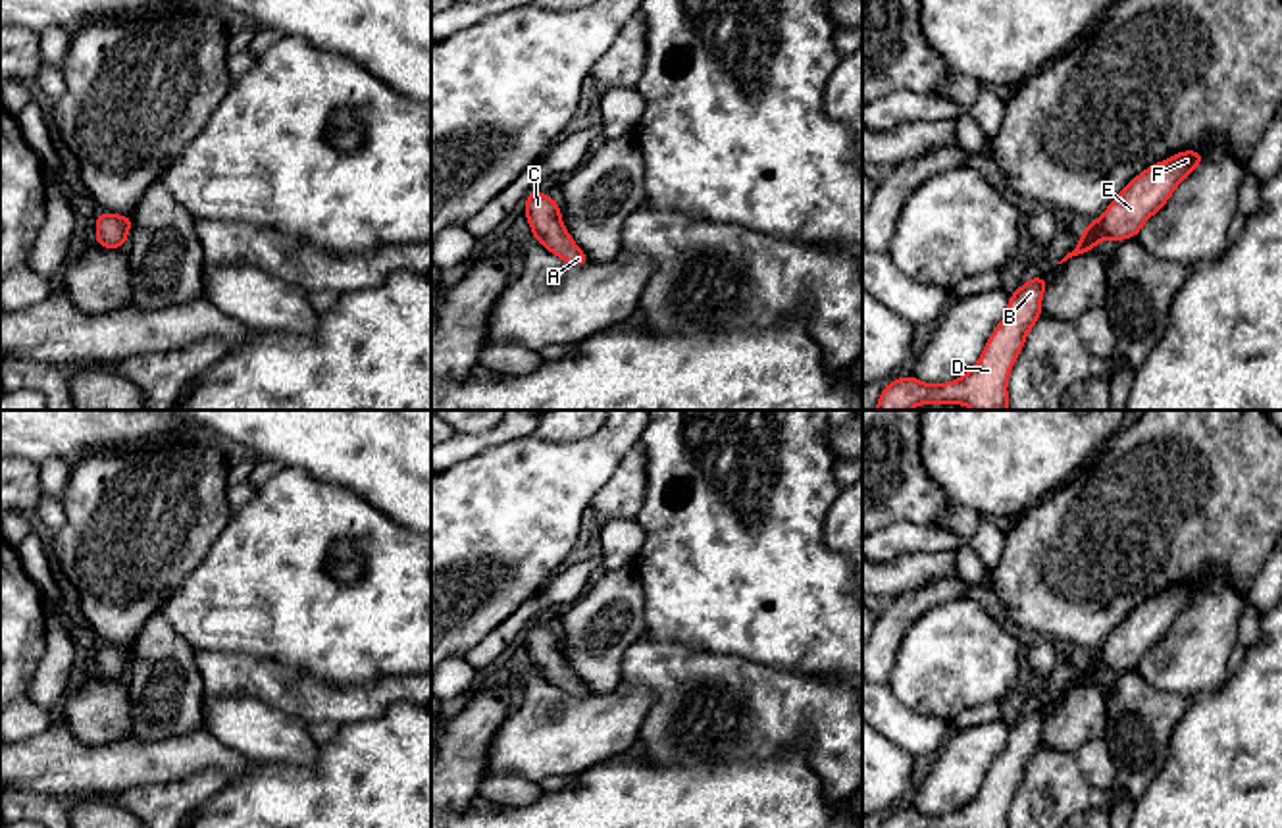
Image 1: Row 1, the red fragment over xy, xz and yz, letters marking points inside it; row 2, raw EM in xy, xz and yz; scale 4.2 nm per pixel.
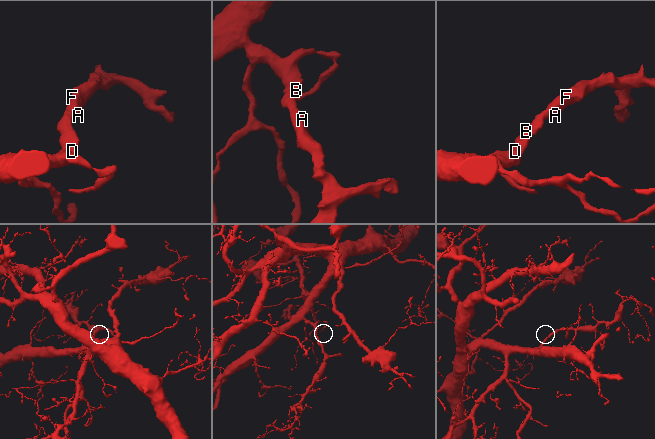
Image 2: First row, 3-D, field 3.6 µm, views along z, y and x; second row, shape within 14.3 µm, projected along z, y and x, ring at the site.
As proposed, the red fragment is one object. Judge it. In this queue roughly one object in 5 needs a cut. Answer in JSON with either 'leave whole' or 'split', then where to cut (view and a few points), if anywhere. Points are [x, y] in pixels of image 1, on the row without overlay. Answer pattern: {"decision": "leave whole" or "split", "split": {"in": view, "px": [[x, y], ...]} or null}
{"decision": "leave whole", "split": null}

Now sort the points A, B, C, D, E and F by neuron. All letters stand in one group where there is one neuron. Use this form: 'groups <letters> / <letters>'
groups A B C D E F

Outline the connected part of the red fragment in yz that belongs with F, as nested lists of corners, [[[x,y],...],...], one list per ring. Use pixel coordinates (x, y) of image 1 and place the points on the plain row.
[[[1182,582],[1176,587],[1145,599],[1115,628],[1097,653],[1086,655],[1076,680],[1057,695],[1091,684],[1103,670],[1136,670],[1143,655],[1168,634],[1178,614],[1203,593],[1207,591],[1199,582]]]

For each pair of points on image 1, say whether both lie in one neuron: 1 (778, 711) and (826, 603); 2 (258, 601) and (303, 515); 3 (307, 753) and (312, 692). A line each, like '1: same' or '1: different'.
1: different
2: same
3: different

